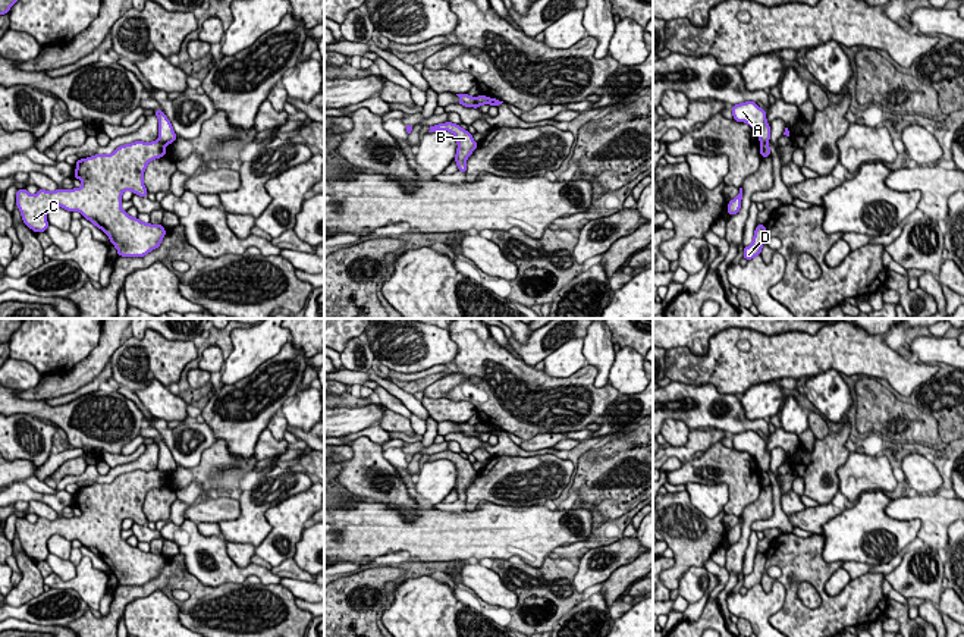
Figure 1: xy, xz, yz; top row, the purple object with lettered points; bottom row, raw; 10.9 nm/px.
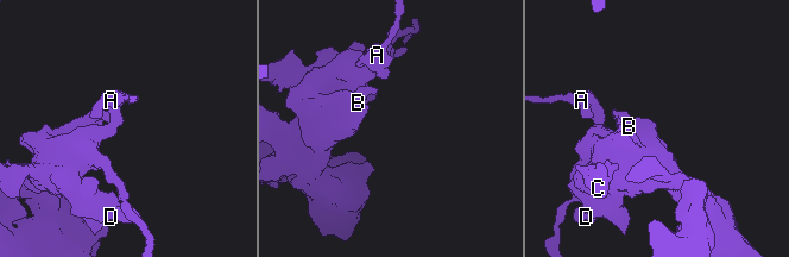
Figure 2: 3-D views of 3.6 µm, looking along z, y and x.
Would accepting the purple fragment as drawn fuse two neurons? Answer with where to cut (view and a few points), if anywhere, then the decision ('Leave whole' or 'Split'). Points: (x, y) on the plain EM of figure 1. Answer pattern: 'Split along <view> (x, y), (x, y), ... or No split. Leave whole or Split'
Split along xy (159, 468), (166, 473). Split

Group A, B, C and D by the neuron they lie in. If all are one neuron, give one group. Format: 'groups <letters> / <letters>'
groups A / B C D

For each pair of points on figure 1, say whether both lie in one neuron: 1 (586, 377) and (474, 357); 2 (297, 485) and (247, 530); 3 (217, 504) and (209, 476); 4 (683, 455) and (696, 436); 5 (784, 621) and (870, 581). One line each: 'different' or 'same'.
1: same
2: same
3: different
4: same
5: same

